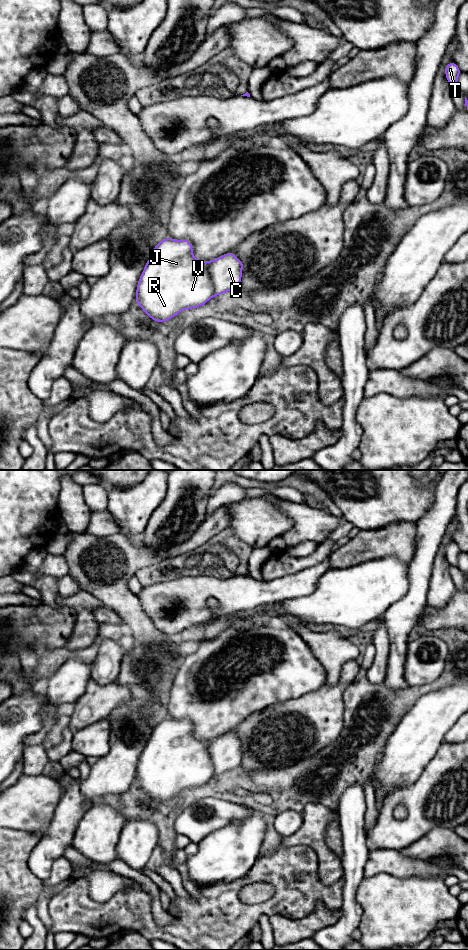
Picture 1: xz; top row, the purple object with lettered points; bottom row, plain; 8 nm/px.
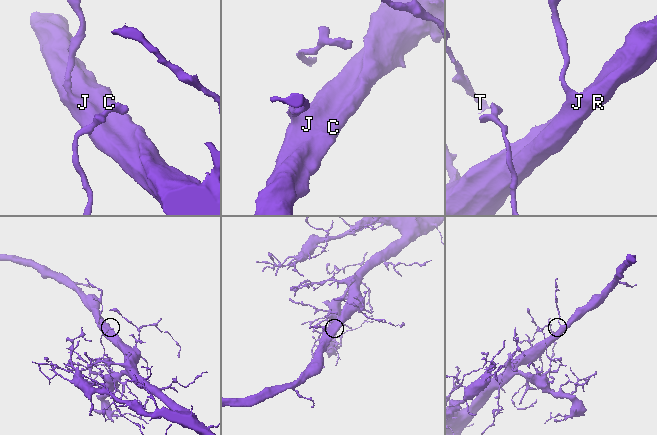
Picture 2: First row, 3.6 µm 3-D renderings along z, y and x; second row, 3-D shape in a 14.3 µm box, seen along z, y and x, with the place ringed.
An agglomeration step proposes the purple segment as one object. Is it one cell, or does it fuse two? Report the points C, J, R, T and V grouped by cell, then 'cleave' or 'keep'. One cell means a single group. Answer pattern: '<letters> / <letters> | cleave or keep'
C J R T V | keep

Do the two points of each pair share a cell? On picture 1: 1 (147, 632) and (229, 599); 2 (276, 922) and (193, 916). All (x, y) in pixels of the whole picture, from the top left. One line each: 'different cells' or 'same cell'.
1: different cells
2: different cells

